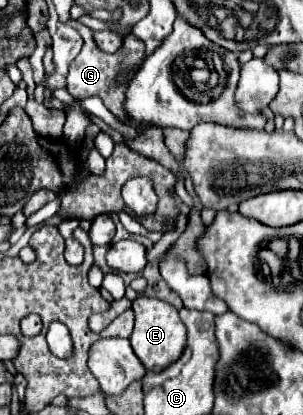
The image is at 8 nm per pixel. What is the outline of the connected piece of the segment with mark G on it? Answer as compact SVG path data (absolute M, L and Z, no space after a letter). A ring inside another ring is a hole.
M70 18L67 23L73 23L74 27L79 31L82 38L84 38L84 46L82 46L82 52L74 58L74 62L70 64L70 74L68 74L68 86L66 90L74 96L74 98L88 98L88 96L98 96L102 98L104 106L120 120L124 120L124 100L126 100L126 88L128 84L118 84L116 78L124 72L136 72L140 68L140 64L144 62L144 54L146 54L146 48L144 48L144 42L132 34L128 34L122 42L122 46L118 48L118 52L114 54L108 54L108 52L102 52L100 48L96 48L96 42L94 42L93 31Z

